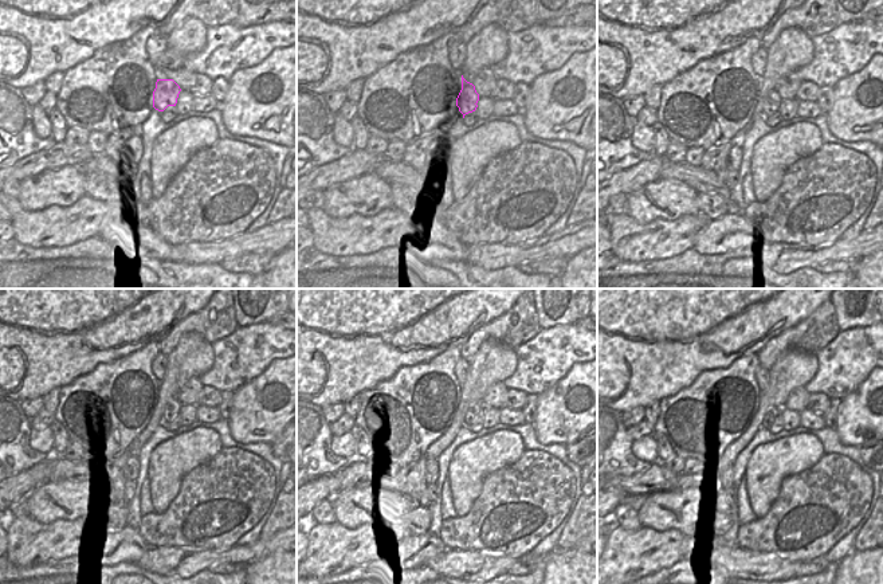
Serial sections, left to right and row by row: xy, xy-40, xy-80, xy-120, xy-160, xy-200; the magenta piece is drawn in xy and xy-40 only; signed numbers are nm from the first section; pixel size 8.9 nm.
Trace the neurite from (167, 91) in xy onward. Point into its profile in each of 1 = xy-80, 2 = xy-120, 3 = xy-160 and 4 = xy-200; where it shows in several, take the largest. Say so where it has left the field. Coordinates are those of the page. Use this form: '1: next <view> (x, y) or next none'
1: next xy-80 (770, 102)
2: next xy-120 (172, 408)
3: next xy-160 (474, 408)
4: next xy-200 (770, 415)

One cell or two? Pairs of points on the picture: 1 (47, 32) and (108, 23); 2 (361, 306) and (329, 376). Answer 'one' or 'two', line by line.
1: one
2: one

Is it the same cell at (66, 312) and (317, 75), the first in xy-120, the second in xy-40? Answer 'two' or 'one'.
one

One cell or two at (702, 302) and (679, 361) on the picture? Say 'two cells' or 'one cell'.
one cell

